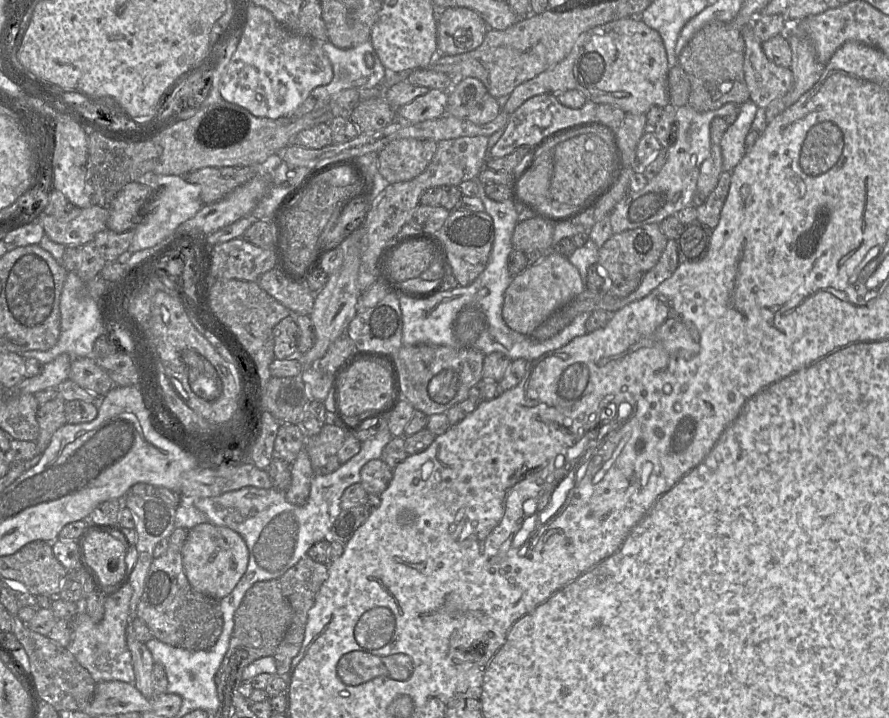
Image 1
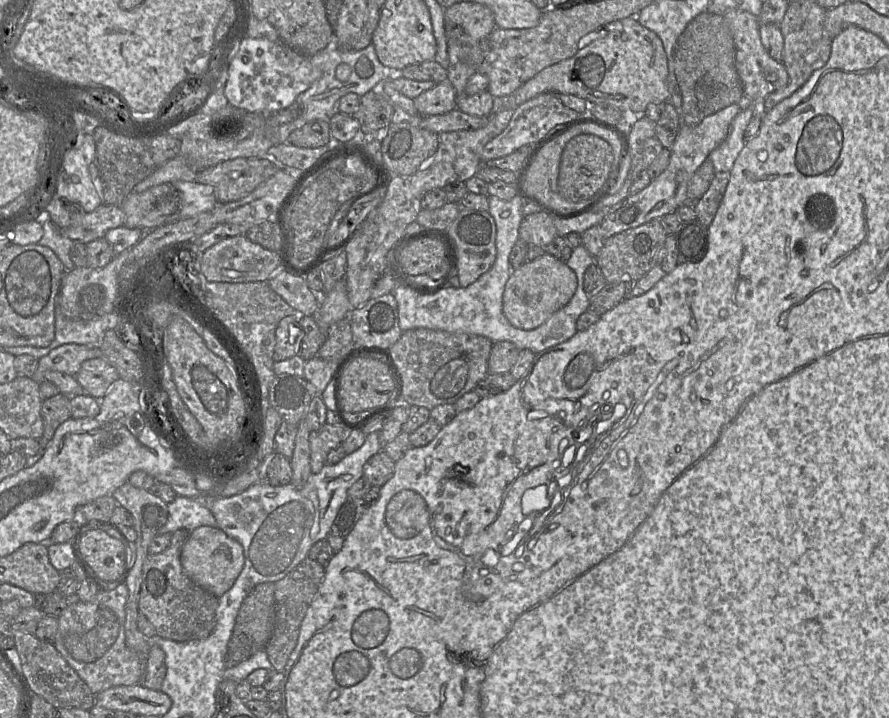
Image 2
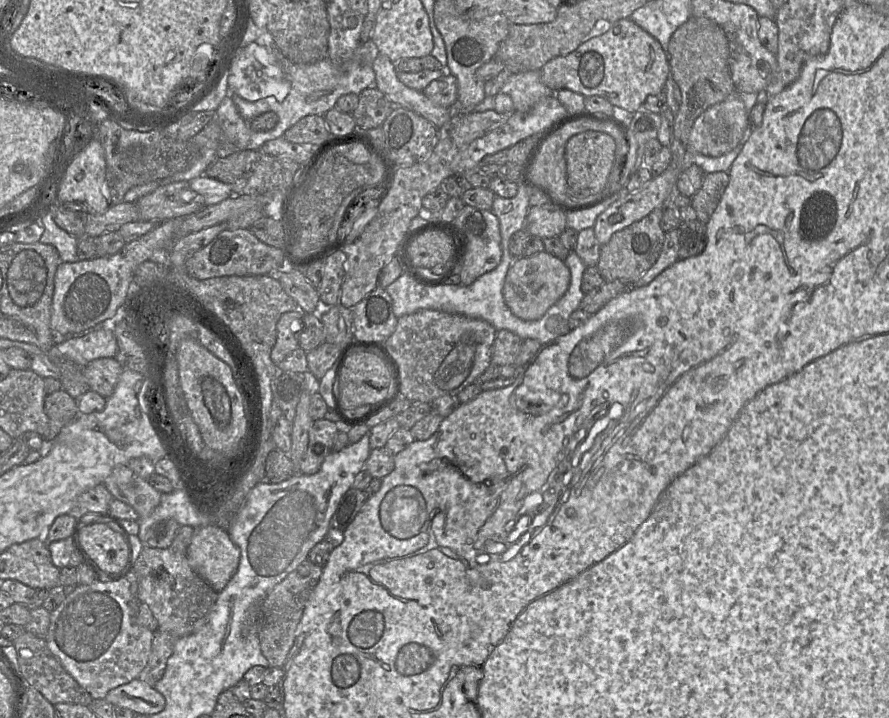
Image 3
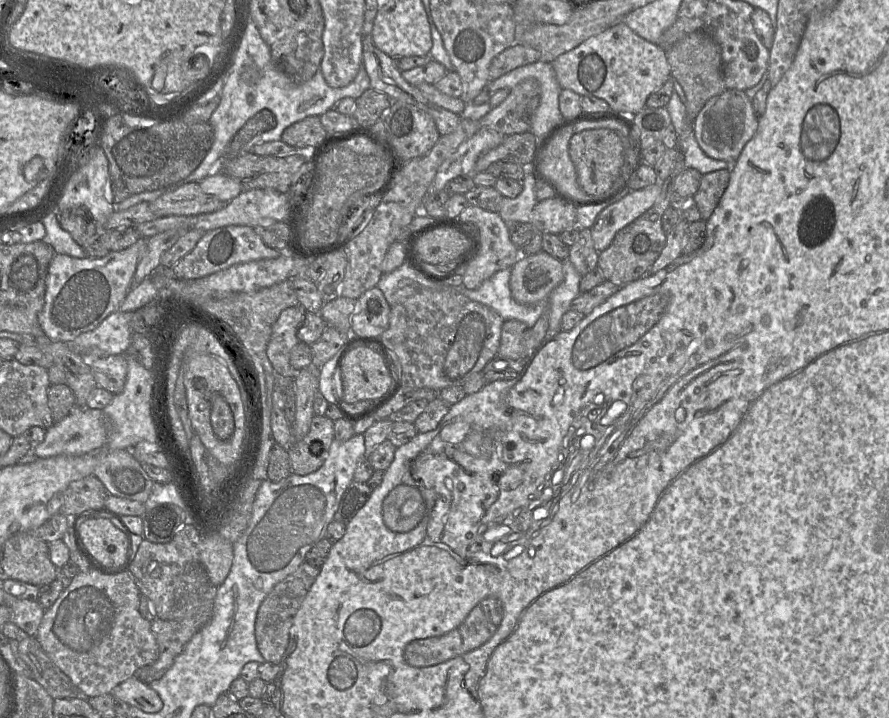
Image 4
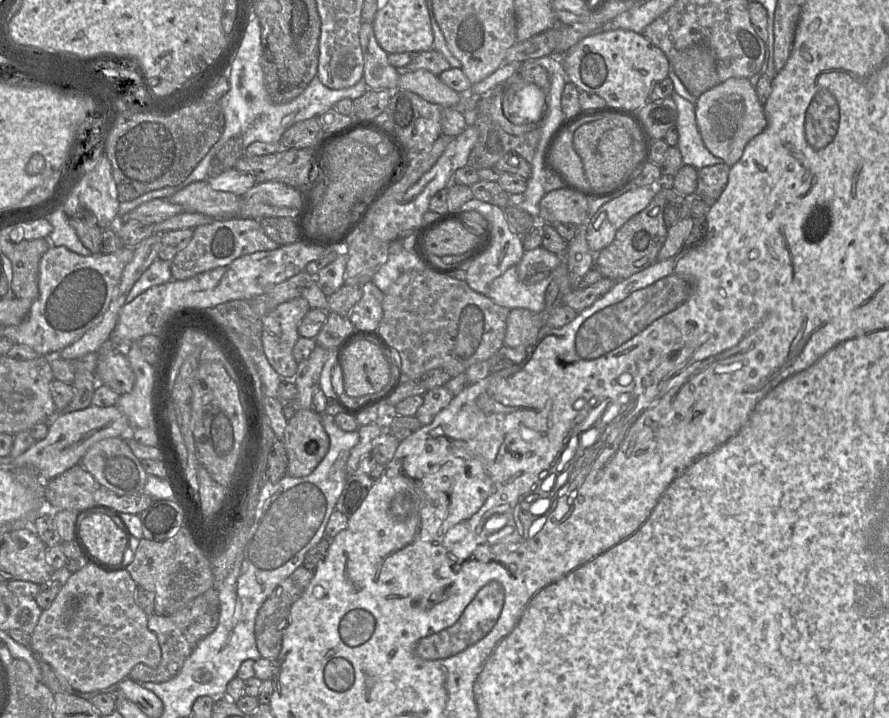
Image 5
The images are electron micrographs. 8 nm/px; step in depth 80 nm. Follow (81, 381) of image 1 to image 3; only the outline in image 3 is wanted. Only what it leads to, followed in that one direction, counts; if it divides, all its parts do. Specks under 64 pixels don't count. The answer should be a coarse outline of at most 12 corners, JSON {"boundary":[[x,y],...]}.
{"boundary":[[115,358],[83,368],[89,389],[112,394],[123,370]]}

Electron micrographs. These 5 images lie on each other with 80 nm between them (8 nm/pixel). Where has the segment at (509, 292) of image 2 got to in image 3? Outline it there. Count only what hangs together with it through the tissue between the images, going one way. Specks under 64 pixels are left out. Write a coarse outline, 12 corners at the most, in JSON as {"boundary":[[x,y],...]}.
{"boundary":[[543,251],[513,260],[503,297],[538,320],[566,293],[570,270]]}

